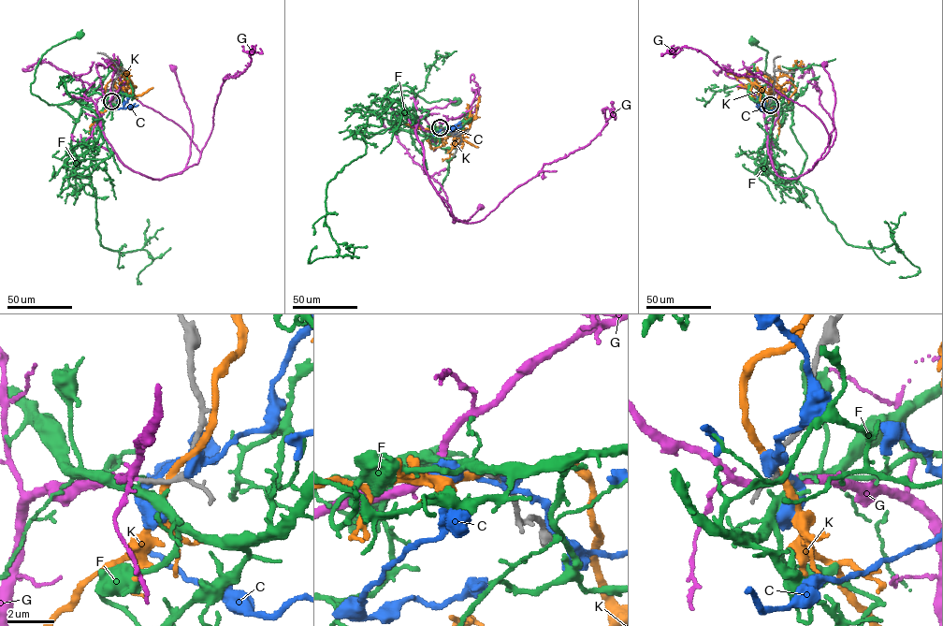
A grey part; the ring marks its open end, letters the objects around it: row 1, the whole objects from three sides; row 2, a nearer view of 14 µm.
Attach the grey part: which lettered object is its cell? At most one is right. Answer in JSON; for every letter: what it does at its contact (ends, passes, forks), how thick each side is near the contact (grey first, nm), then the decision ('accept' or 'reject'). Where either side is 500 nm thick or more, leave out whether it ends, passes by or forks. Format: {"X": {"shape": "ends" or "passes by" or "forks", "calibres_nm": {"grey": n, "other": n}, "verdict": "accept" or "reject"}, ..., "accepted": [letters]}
{"C": {"shape": "passes by", "calibres_nm": {"grey": 280, "other": 240}, "verdict": "reject"}, "F": {"shape": "forks", "calibres_nm": {"grey": 240, "other": 320}, "verdict": "reject"}, "G": {"shape": "passes by", "calibres_nm": {"grey": 240, "other": 280}, "verdict": "accept"}, "K": {"shape": "passes by", "calibres_nm": {"grey": 200, "other": 280}, "verdict": "reject"}, "accepted": ["G"]}

